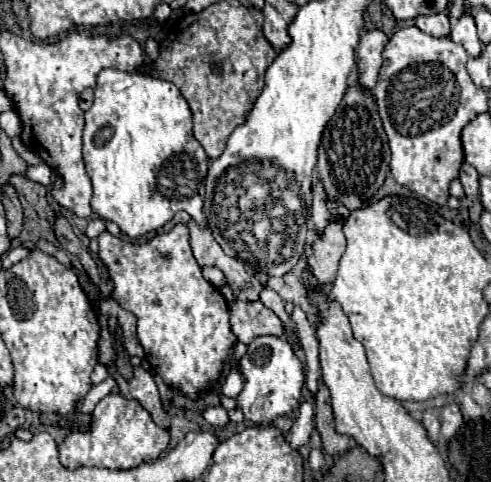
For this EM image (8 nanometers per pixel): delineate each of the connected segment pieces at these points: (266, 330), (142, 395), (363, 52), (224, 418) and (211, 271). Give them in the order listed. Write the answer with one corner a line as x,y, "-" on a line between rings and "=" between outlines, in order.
260,301
232,303
230,323
232,323
232,331
238,337
238,341
242,341
246,345
260,335
282,337
282,333
284,333
284,325
278,319
278,315
272,309
264,307
=
134,367
134,377
130,381
122,379
116,371
112,371
112,373
114,373
114,379
118,381
120,393
124,397
140,401
140,405
144,405
144,409
152,415
152,419
158,427
164,427
164,429
170,427
170,417
162,409
158,387
156,387
156,383
148,371
144,371
142,367
=
370,29
360,37
356,59
358,59
358,83
364,89
372,89
378,81
382,67
382,51
388,43
388,35
380,29
=
210,407
202,415
204,415
206,423
210,423
214,429
222,429
222,427
226,427
230,423
228,413
226,413
224,407
=
204,267
202,273
204,273
204,277
215,287
221,288
227,283
224,273
218,267

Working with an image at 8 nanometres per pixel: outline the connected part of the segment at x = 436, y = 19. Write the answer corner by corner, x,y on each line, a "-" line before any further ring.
436,13
432,17
416,17
416,27
420,27
424,33
432,37
448,37
450,35
450,23
448,15

